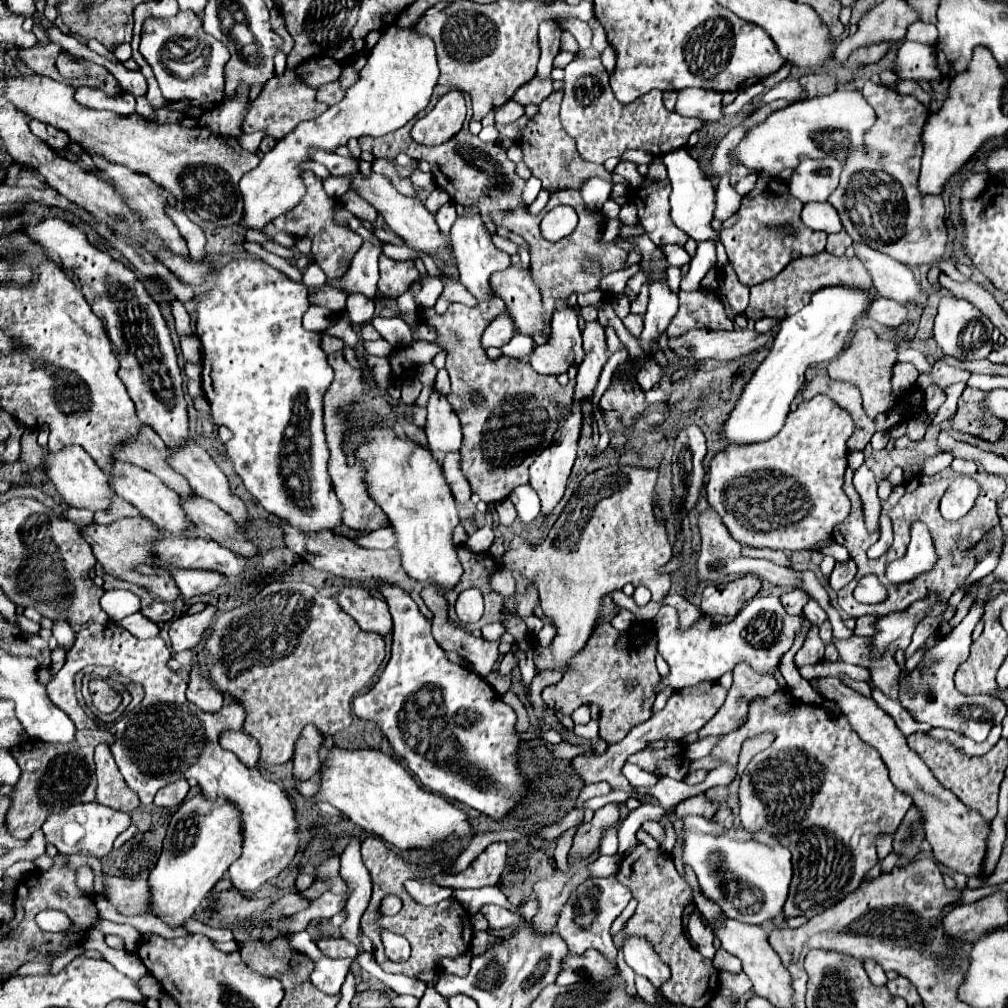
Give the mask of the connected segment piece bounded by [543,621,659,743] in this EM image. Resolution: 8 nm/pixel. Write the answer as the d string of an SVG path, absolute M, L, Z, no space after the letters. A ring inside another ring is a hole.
M635 621L631 627L631 645L621 649L617 647L619 637L621 633L615 627L611 627L609 623L601 623L595 641L591 641L591 645L587 645L583 651L587 661L575 661L575 665L565 671L561 685L557 683L555 689L543 691L543 701L553 711L563 711L571 715L581 705L599 705L599 737L607 743L619 743L635 725L645 723L651 717L651 707L655 701L653 685L657 685L659 681L659 673L655 667L657 637L653 625Z

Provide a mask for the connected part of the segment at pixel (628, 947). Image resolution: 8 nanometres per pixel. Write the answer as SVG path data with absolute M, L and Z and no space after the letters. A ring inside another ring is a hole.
M627 935L623 943L623 953L625 953L625 963L637 973L645 975L657 989L671 977L669 967L661 961L661 957L655 953L653 945L645 937L637 935Z

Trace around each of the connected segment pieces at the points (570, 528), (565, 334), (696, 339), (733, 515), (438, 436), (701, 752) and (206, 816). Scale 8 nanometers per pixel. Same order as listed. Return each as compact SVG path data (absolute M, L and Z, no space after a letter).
M609 465L597 469L581 481L579 489L573 493L561 517L549 531L549 537L539 547L531 547L521 537L515 537L511 541L509 553L503 555L503 565L513 565L513 569L519 569L527 579L533 579L545 617L551 619L551 623L557 627L557 637L553 639L553 643L547 649L535 651L533 661L539 671L555 667L565 669L567 663L585 647L587 639L593 633L593 625L601 615L601 599L609 591L623 589L623 585L631 583L633 587L647 587L653 593L653 601L663 601L669 593L671 577L657 573L657 569L673 557L667 527L665 523L657 523L655 517L653 495L657 475L657 469L641 469L631 465Z
M557 301L553 311L553 333L545 345L533 347L529 365L541 375L561 375L569 367L577 367L585 357L581 331L579 331L576 306L569 301Z
M779 327L767 333L757 333L755 329L733 329L733 331L717 331L717 329L689 329L679 337L669 337L667 347L675 351L681 359L719 359L731 361L741 355L749 355L755 349L763 347L769 339L775 337Z
M827 395L803 401L789 413L785 427L773 439L751 445L727 445L711 459L707 501L741 545L775 551L819 551L817 543L829 539L835 525L849 515L849 499L841 487L847 469L847 439L853 431L851 415Z
M433 391L427 405L427 427L425 435L429 439L429 449L433 453L459 451L461 447L461 425L445 395Z
M705 737L705 739L699 739L699 741L695 741L693 745L689 745L689 747L685 749L685 753L687 753L687 757L691 757L691 759L707 757L707 755L713 751L713 747L719 743L719 739L721 739L721 737Z
M201 793L187 799L171 817L161 857L149 875L151 913L169 925L183 925L241 855L241 843L241 813L231 801L225 797L209 801Z

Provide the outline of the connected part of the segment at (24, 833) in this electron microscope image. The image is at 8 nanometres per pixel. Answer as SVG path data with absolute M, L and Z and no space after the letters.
M87 729L77 731L71 743L45 743L37 739L27 739L27 743L19 743L11 749L11 755L21 767L21 777L13 787L11 807L7 811L7 827L9 833L17 839L29 839L35 829L39 829L45 821L45 815L53 813L57 807L69 807L73 803L89 803L95 801L95 765L93 765L93 749L99 743L111 743L113 735L105 729Z

